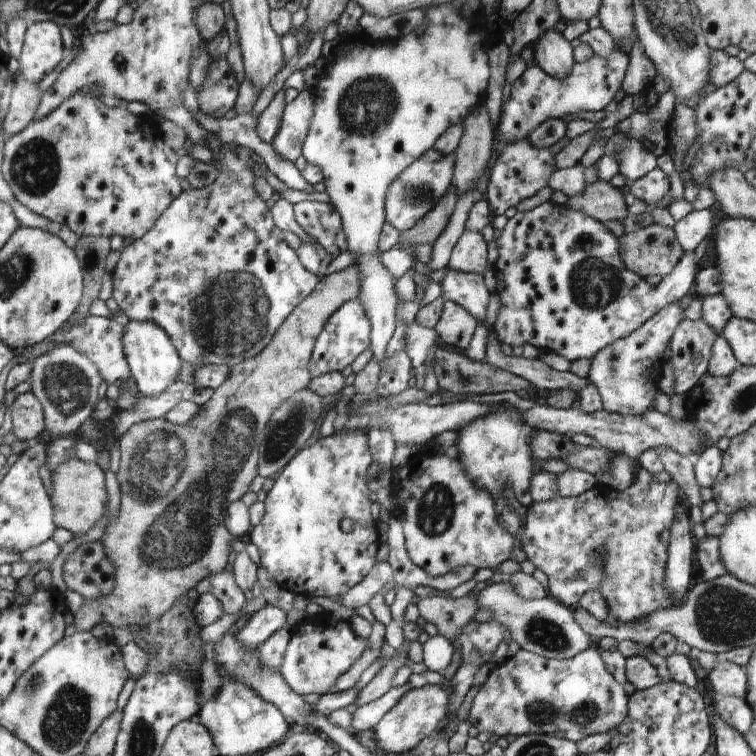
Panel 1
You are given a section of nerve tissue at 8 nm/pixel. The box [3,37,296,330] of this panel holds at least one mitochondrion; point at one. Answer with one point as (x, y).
(36, 167)

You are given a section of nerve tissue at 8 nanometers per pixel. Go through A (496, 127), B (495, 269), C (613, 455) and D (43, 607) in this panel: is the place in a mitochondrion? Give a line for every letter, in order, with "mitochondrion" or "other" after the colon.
A: other
B: other
C: other
D: other

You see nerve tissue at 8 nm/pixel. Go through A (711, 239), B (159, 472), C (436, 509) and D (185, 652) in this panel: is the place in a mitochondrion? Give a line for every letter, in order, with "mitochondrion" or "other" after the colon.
A: other
B: mitochondrion
C: mitochondrion
D: other

